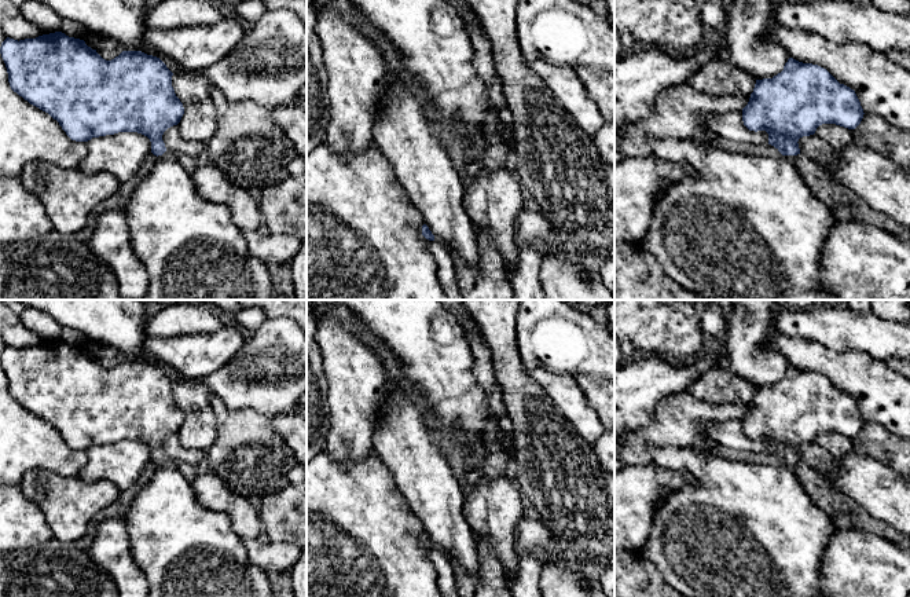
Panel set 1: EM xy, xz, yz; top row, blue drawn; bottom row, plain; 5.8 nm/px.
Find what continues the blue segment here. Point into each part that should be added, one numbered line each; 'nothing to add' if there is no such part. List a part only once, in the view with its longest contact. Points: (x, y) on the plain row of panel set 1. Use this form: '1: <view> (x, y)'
1: yz (744, 530)

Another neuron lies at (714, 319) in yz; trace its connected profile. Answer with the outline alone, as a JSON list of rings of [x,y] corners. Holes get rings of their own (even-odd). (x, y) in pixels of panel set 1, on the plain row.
[[[708,300],[708,307],[700,315],[702,332],[723,338],[727,330],[727,311],[723,300]]]

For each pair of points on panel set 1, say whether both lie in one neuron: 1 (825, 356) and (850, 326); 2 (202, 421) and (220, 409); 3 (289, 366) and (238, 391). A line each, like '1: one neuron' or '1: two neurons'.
1: two neurons
2: two neurons
3: one neuron

